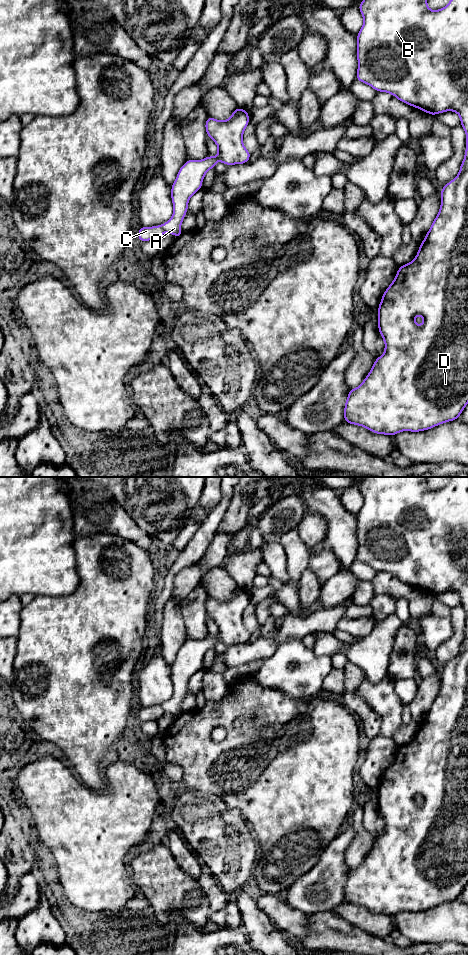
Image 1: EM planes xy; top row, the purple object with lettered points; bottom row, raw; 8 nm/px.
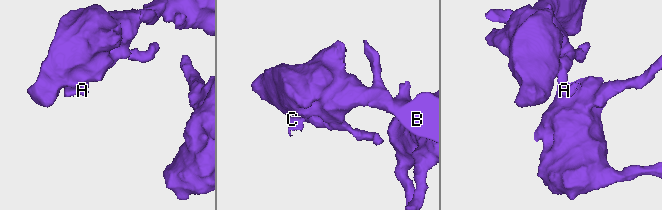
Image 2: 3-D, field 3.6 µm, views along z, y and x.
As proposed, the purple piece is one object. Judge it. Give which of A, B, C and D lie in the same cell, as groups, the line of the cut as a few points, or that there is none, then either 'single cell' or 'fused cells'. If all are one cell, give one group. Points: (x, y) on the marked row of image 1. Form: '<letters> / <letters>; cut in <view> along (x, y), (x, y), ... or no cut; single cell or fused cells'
A B D / C; cut in xy along (161, 225), (164, 231); fused cells

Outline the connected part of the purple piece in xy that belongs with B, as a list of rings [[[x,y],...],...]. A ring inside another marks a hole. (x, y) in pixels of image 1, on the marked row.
[[[363,0],[359,3],[358,8],[363,16],[364,23],[356,35],[357,37],[357,60],[358,60],[358,70],[356,75],[356,80],[363,82],[365,84],[370,85],[377,92],[387,92],[389,94],[394,95],[399,101],[404,102],[412,107],[416,107],[428,114],[433,116],[446,112],[446,111],[455,111],[461,118],[460,125],[466,131],[466,150],[465,157],[461,163],[459,173],[456,178],[448,182],[444,187],[441,188],[441,207],[431,225],[428,233],[425,235],[425,238],[422,243],[420,243],[420,247],[418,253],[413,261],[403,266],[398,267],[397,274],[394,278],[394,281],[389,285],[386,291],[382,295],[381,302],[378,306],[378,329],[380,335],[382,336],[385,342],[385,351],[382,356],[375,359],[373,367],[371,371],[367,374],[364,381],[357,388],[349,390],[347,400],[344,407],[344,422],[350,423],[354,425],[359,425],[365,427],[375,434],[385,434],[393,437],[398,432],[402,431],[411,431],[411,432],[421,432],[423,430],[432,429],[435,426],[438,426],[445,422],[450,422],[456,420],[460,417],[461,412],[464,410],[466,405],[468,404],[468,0],[450,0],[449,4],[440,10],[432,11],[427,6],[427,0]],[[416,315],[421,315],[424,318],[424,322],[422,326],[417,326],[414,322],[414,317]]]

